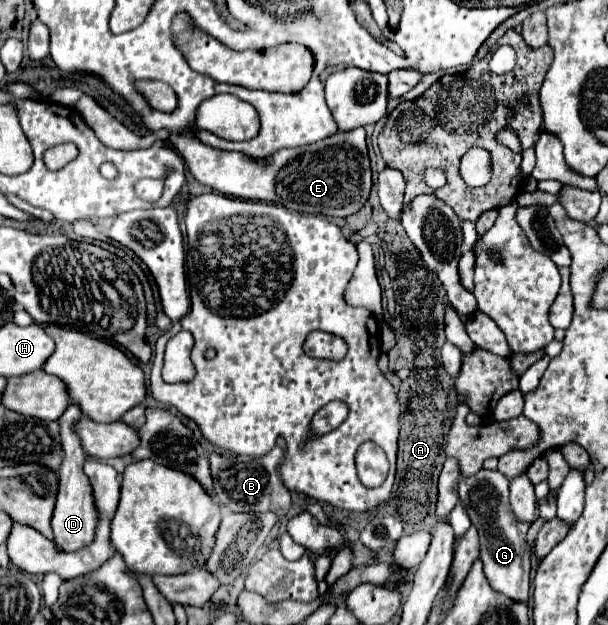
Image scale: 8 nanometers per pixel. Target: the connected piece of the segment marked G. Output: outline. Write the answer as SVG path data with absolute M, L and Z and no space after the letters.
M481 470L459 482L459 498L465 506L471 524L479 532L481 542L481 560L485 566L485 576L489 584L513 598L527 602L529 596L529 572L531 572L531 554L527 544L527 530L531 524L515 520L515 514L509 504L509 480L501 476L499 470Z

